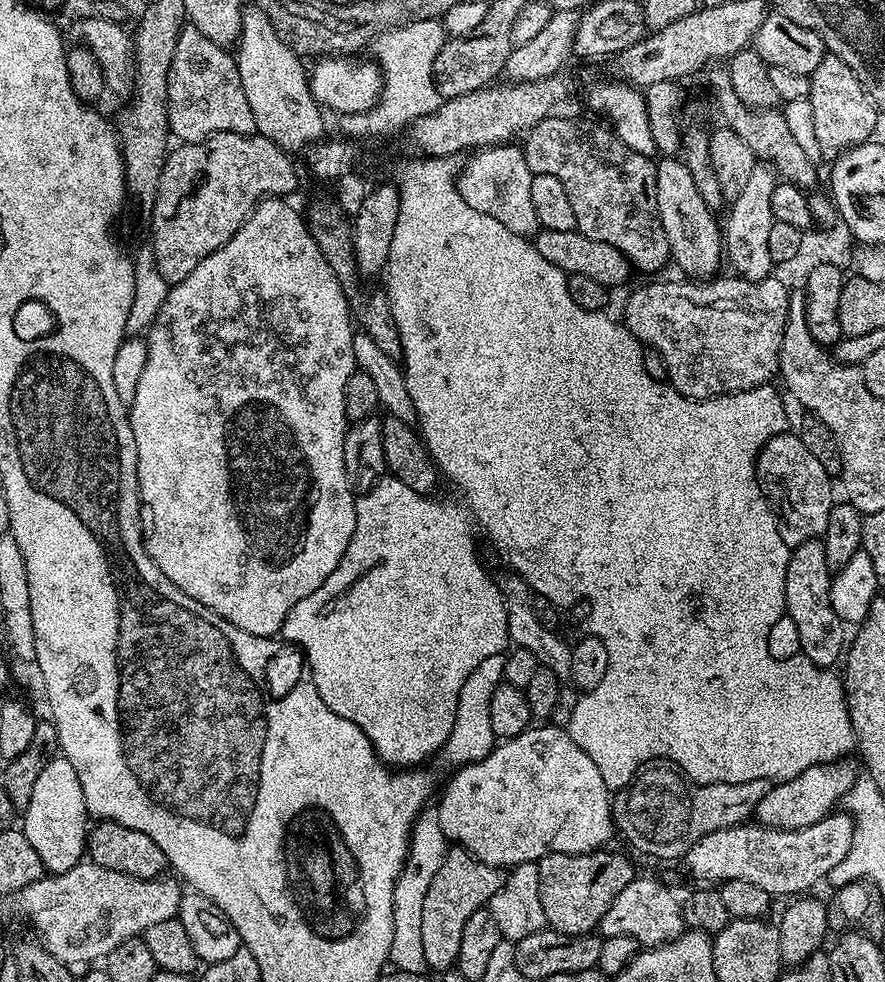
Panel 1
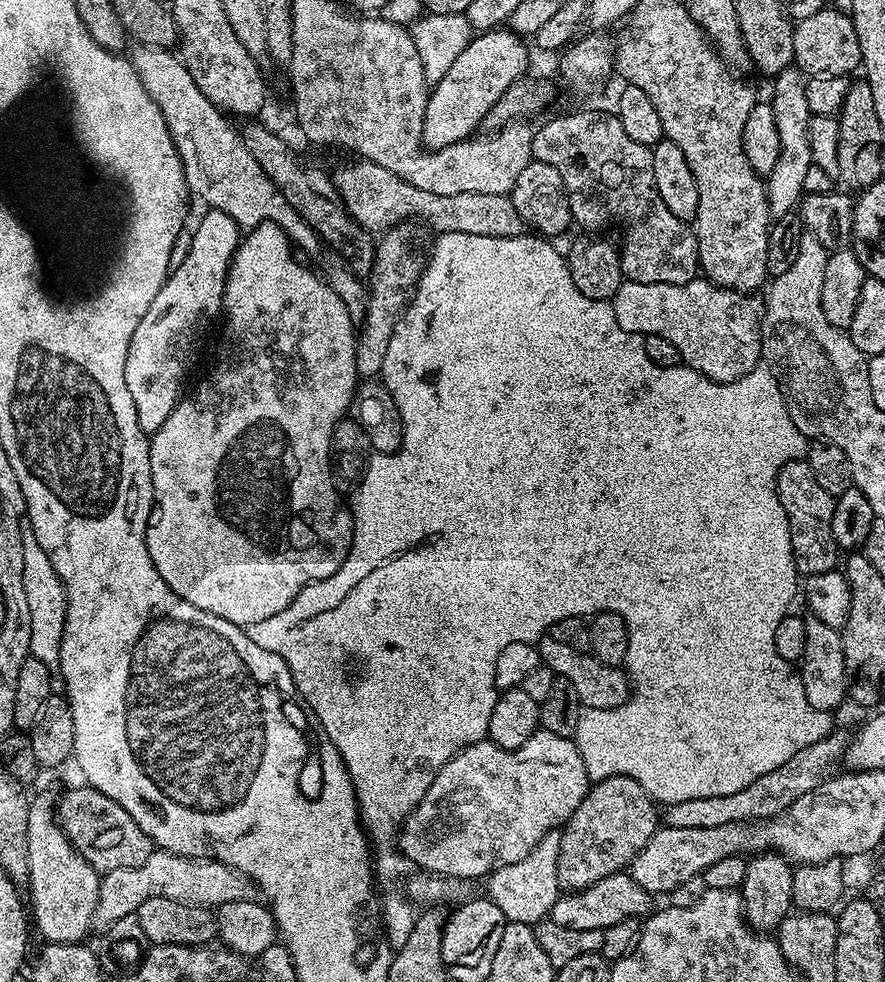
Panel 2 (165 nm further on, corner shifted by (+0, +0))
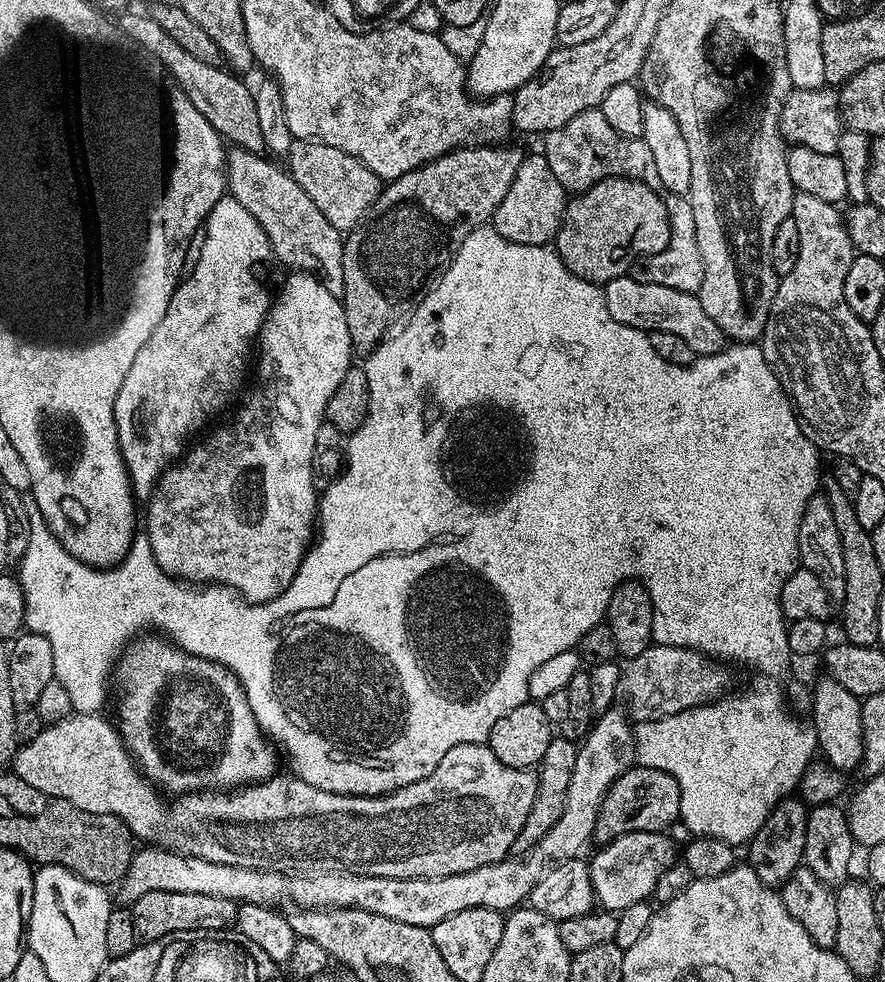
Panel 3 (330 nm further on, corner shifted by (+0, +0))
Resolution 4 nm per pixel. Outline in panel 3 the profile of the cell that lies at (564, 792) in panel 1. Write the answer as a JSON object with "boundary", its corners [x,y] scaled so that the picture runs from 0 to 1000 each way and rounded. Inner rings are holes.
{"boundary":[[[88,725],[77,729],[73,733],[66,733],[61,737],[50,740],[37,752],[28,754],[18,763],[16,771],[16,789],[21,794],[38,800],[38,804],[47,804],[47,809],[56,809],[88,821],[88,825],[97,825],[102,829],[129,829],[138,833],[140,840],[149,847],[155,856],[164,860],[175,860],[177,864],[190,864],[193,868],[205,868],[207,872],[219,874],[233,874],[235,878],[251,878],[255,882],[273,882],[275,884],[302,884],[305,888],[324,888],[327,890],[351,890],[358,886],[363,888],[394,888],[406,892],[426,892],[427,894],[495,894],[508,890],[527,890],[527,886],[540,886],[540,882],[554,882],[554,878],[563,878],[571,875],[579,868],[581,857],[594,837],[594,829],[599,829],[599,821],[603,819],[606,808],[606,786],[594,782],[577,782],[563,772],[546,758],[519,758],[513,764],[507,764],[504,772],[495,776],[490,788],[477,792],[458,802],[451,802],[444,807],[437,807],[435,811],[392,811],[391,809],[377,809],[368,804],[359,804],[359,800],[350,800],[341,796],[334,789],[308,788],[302,794],[295,794],[285,800],[271,800],[266,804],[227,804],[214,807],[202,813],[194,813],[189,819],[184,815],[175,798],[163,791],[163,787],[154,780],[154,775],[145,767],[145,761],[125,732],[116,733],[116,728],[107,725]]]}

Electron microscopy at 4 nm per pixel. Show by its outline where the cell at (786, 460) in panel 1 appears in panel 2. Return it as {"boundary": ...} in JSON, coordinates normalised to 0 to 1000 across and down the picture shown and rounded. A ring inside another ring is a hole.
{"boundary":[[[912,467],[894,468],[884,475],[875,494],[875,500],[888,519],[893,532],[893,552],[899,569],[899,581],[912,589],[920,585],[939,582],[946,577],[947,559],[942,552],[942,515],[945,510],[939,503],[924,495],[924,490]]]}

